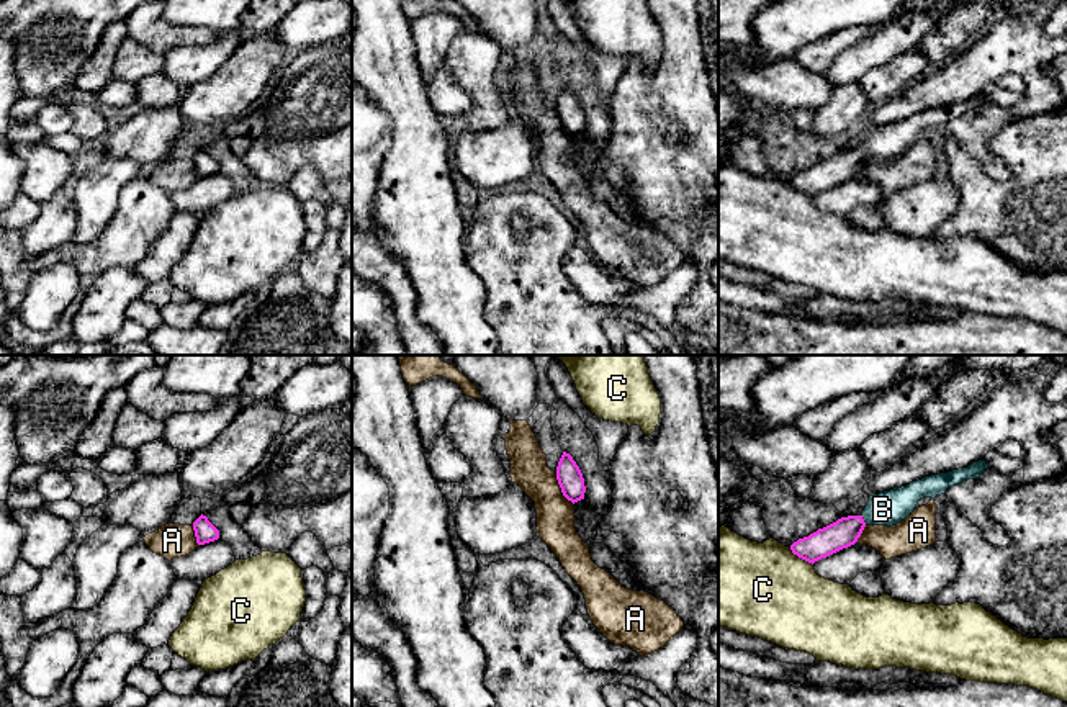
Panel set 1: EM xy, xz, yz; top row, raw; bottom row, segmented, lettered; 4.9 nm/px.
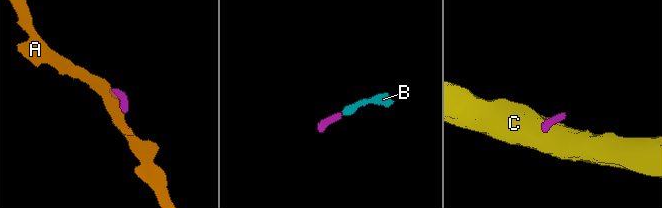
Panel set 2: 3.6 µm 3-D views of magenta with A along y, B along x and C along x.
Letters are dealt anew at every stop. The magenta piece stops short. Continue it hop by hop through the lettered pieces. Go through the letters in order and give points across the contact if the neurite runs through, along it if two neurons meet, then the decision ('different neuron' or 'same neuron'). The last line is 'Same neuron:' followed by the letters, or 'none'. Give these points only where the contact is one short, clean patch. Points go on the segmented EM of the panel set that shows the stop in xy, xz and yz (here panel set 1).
A: along xz (555, 473), (560, 491), (573, 504) | different neuron
B: across yz (845, 532), (863, 521), (889, 508) | same neuron
C: along yz (789, 547), (812, 565) | different neuron
Same neuron: B

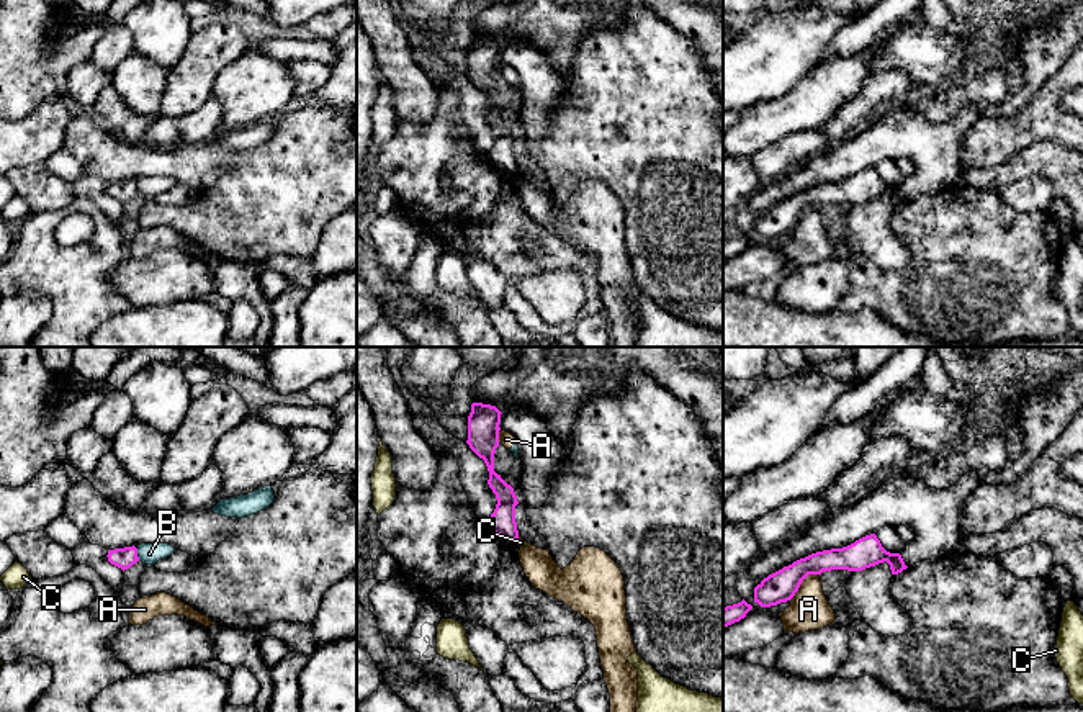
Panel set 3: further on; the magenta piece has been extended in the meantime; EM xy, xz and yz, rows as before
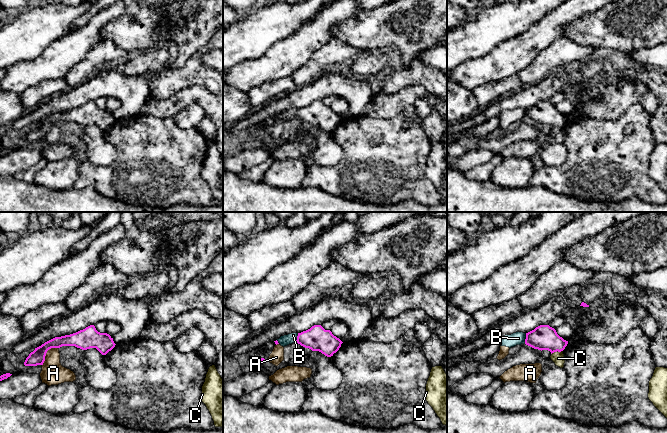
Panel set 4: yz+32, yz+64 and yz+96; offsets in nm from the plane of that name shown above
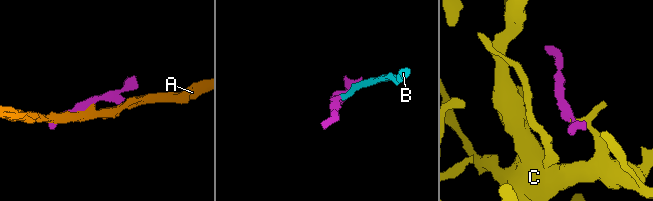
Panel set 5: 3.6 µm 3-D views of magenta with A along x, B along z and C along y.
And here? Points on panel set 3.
A: along yz (818, 573), (810, 573), (789, 599) | different neuron
B: along xy (134, 547), (139, 560) | different neuron
C: along xz (519, 536), (516, 542) | different neuron
Same neuron: none

